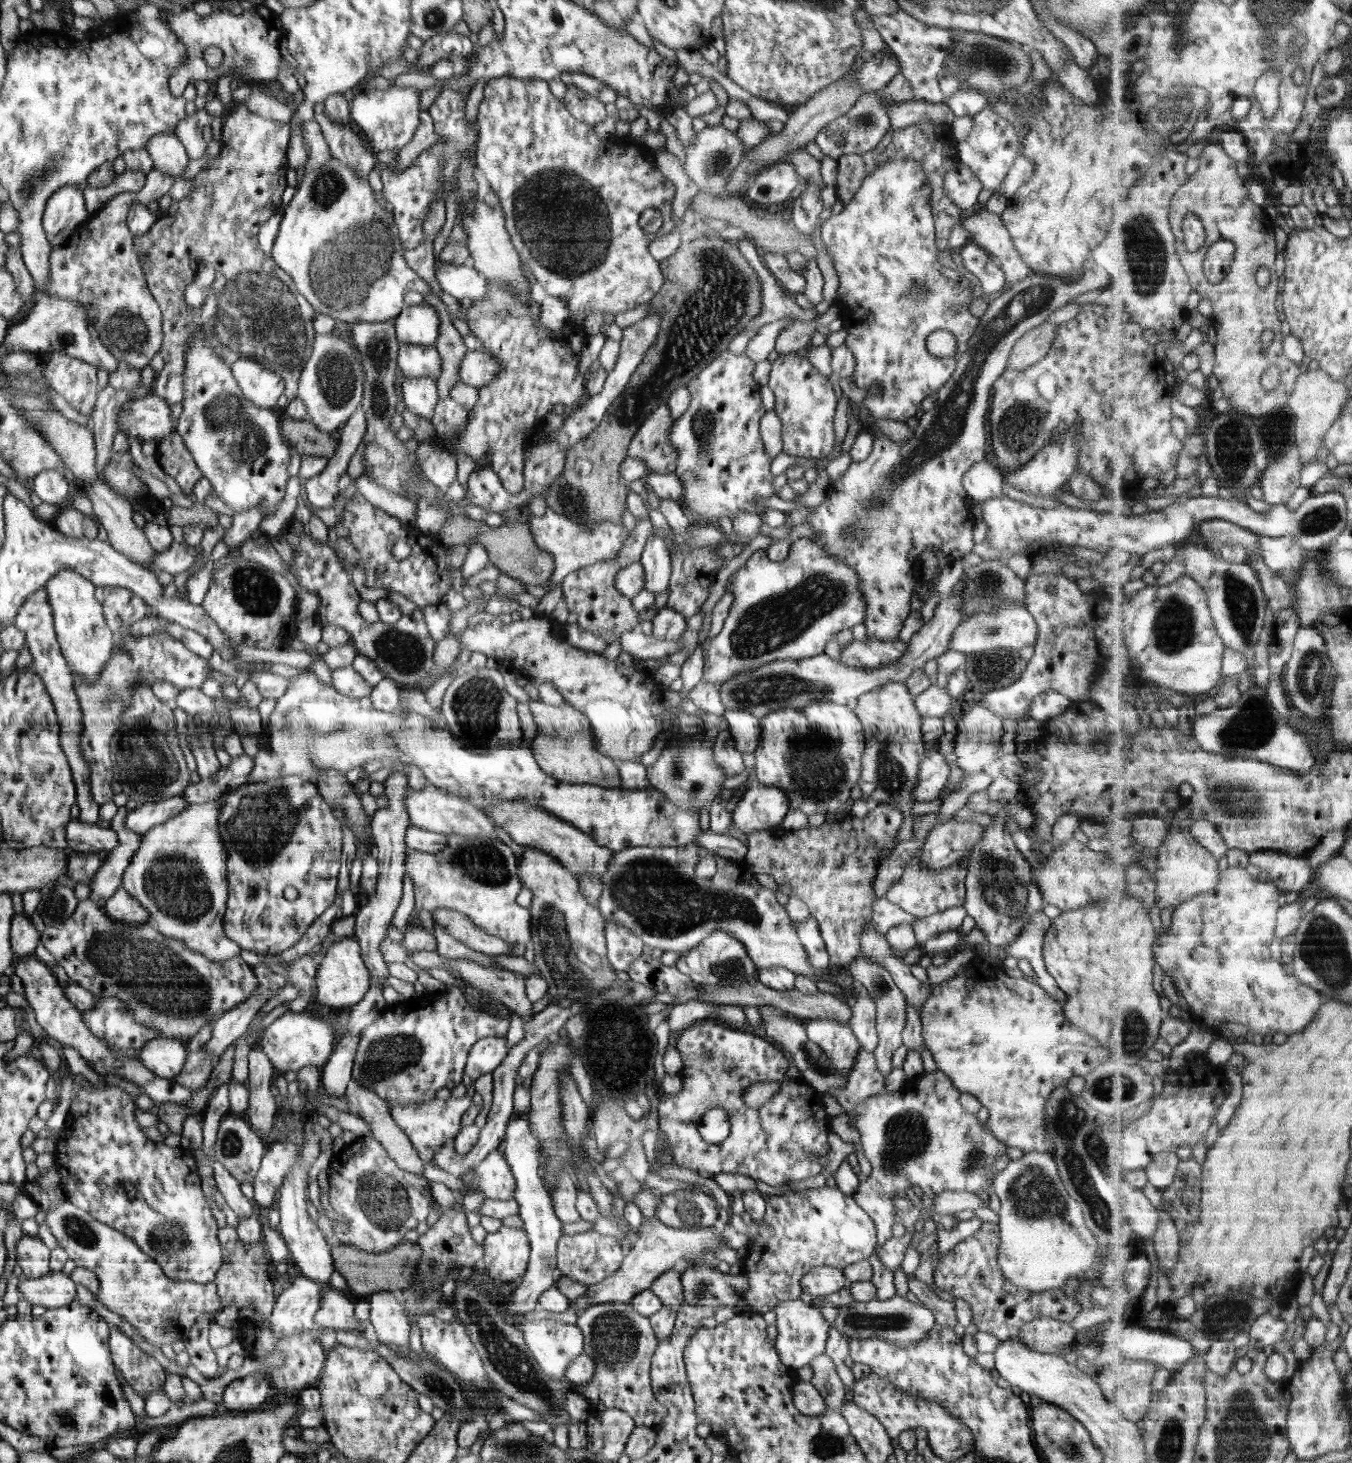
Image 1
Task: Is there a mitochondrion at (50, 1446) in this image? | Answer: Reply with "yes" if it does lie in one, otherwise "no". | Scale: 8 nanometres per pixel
no

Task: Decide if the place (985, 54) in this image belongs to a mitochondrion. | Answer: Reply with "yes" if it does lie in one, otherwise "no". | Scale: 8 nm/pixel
yes

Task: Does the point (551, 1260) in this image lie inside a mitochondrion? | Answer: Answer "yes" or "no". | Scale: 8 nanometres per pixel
no

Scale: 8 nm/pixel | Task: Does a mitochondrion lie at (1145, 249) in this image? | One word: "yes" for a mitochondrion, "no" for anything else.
yes

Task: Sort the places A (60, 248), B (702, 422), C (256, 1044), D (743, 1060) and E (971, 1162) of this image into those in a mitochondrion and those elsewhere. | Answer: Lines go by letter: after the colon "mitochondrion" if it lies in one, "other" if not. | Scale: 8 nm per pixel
A: other
B: mitochondrion
C: other
D: other
E: mitochondrion

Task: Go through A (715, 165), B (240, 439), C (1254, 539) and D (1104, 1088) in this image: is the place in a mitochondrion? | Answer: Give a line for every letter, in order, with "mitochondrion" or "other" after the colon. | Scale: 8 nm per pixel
A: mitochondrion
B: mitochondrion
C: other
D: mitochondrion

